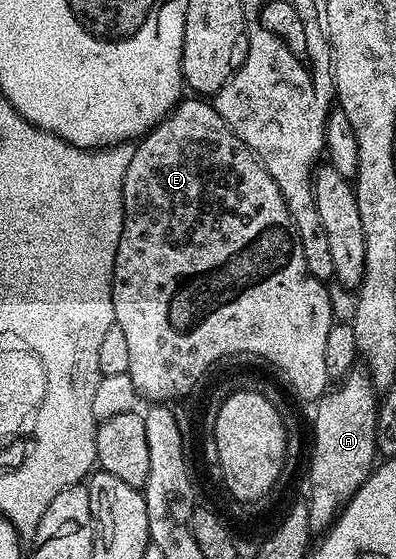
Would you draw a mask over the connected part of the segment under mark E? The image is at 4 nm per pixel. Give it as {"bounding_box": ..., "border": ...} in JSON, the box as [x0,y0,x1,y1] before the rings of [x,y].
{"bounding_box":[113,99,335,402],"border":[[[182,99],[160,124],[140,137],[135,147],[135,158],[131,158],[131,166],[127,166],[123,182],[121,201],[125,207],[125,217],[113,267],[113,305],[115,322],[119,330],[127,334],[131,361],[128,373],[131,382],[135,384],[138,397],[145,399],[146,396],[149,402],[173,402],[169,400],[187,395],[216,360],[246,352],[249,356],[258,356],[259,359],[274,364],[285,375],[286,382],[293,387],[293,392],[299,399],[316,402],[325,395],[331,384],[325,352],[327,333],[335,323],[335,316],[333,304],[329,301],[329,292],[325,289],[328,287],[307,270],[307,258],[303,258],[301,237],[297,235],[293,219],[287,210],[287,202],[279,186],[275,186],[271,174],[267,174],[256,154],[229,129],[229,124],[208,99],[189,99],[193,100]]]}

